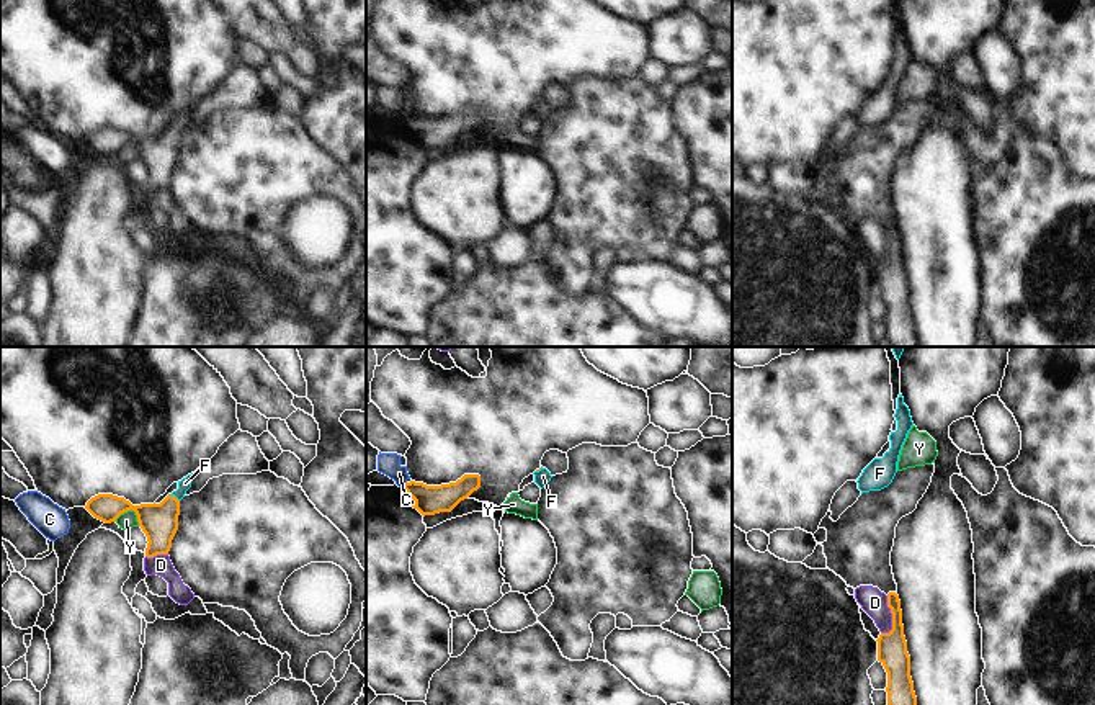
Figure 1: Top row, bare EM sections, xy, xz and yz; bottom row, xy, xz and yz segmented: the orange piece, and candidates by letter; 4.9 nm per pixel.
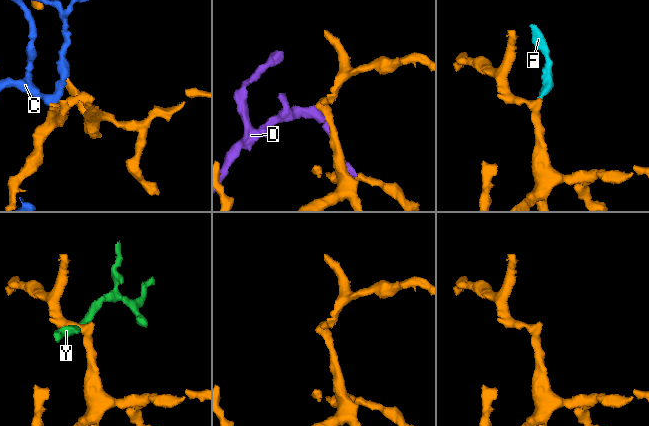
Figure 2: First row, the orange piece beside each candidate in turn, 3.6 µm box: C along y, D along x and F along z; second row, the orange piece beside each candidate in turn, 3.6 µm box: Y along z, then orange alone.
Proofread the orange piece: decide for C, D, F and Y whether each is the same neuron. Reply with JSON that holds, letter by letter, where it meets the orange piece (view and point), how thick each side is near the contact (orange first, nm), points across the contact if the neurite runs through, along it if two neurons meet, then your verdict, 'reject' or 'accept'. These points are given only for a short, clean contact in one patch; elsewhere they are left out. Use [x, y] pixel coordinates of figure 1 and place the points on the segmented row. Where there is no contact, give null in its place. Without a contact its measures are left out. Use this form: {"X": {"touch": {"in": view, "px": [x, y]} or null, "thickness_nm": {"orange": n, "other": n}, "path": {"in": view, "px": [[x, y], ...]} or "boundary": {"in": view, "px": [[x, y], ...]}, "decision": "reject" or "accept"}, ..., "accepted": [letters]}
{"C": {"touch": {"in": "xz", "px": [404, 484]}, "thickness_nm": {"orange": 140, "other": 110}, "boundary": {"in": "xz", "px": [[406, 481], [402, 486]]}, "decision": "reject"}, "D": {"touch": {"in": "yz", "px": [893, 617]}, "thickness_nm": {"orange": 140, "other": 130}, "decision": "reject"}, "F": {"touch": {"in": "xy", "px": [174, 496]}, "thickness_nm": {"orange": 180, "other": 60}, "path": {"in": "xy", "px": [[159, 522], [174, 496], [185, 483]]}, "decision": "accept"}, "Y": {"touch": {"in": "xy", "px": [131, 509]}, "thickness_nm": {"orange": 180, "other": 90}, "boundary": {"in": "xy", "px": [[115, 520], [121, 514], [133, 511], [139, 525]]}, "decision": "reject"}, "accepted": ["F"]}

